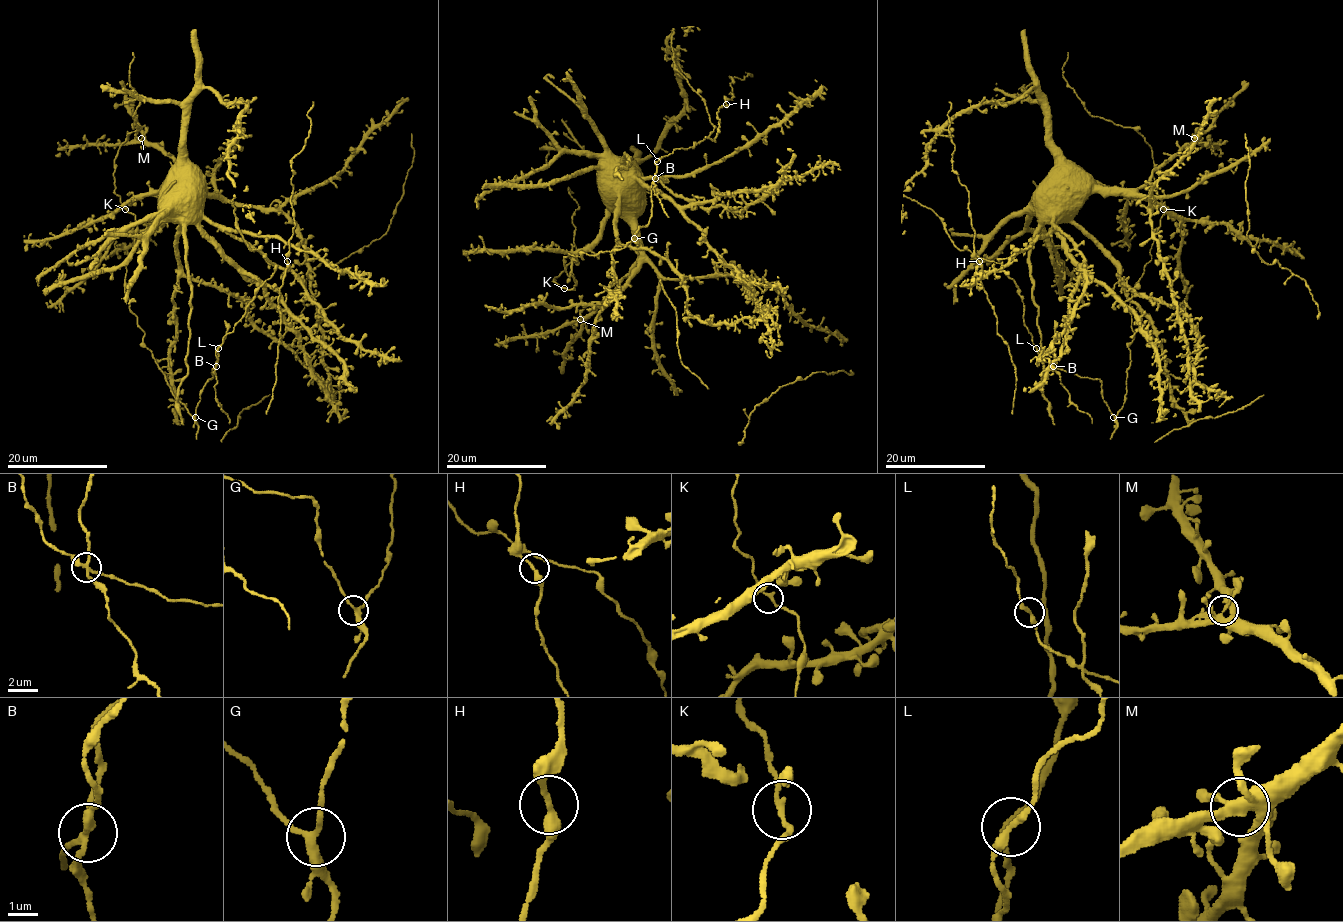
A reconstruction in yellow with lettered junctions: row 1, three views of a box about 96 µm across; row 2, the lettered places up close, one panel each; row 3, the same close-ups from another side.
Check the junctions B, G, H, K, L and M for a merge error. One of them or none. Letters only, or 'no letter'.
B

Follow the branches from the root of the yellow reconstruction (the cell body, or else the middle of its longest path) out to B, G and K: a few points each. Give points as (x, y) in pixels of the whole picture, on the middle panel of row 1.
B: (628, 182), (631, 206), (609, 210), (568, 290), (564, 258), (623, 248), (649, 221), (655, 178)
G: (628, 182), (631, 206), (609, 210), (565, 287), (575, 286), (568, 255), (583, 260), (634, 238)
K: (628, 182), (631, 185), (631, 206), (609, 210), (601, 232), (574, 258), (564, 288)

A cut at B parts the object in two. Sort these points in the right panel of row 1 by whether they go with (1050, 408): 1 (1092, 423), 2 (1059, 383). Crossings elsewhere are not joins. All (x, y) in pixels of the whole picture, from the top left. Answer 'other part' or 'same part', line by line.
1: other part
2: other part

